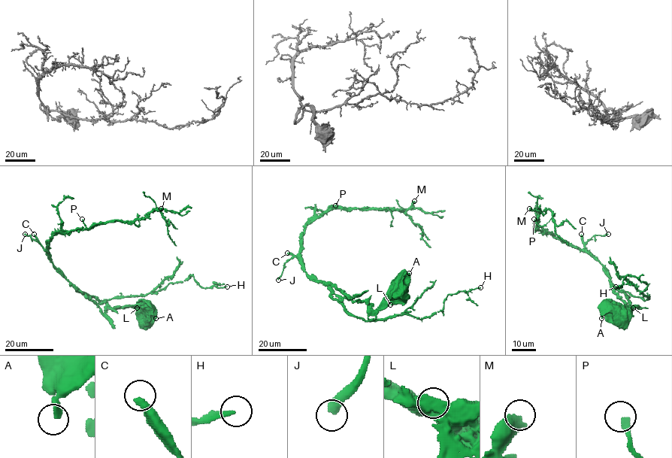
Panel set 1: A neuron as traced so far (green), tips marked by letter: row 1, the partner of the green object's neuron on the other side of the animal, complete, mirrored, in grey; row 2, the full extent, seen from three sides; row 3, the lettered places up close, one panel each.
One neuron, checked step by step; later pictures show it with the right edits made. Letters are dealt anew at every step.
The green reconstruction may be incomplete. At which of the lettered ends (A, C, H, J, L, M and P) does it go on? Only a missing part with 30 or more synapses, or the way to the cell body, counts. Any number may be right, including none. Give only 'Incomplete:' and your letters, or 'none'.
Incomplete: C, M

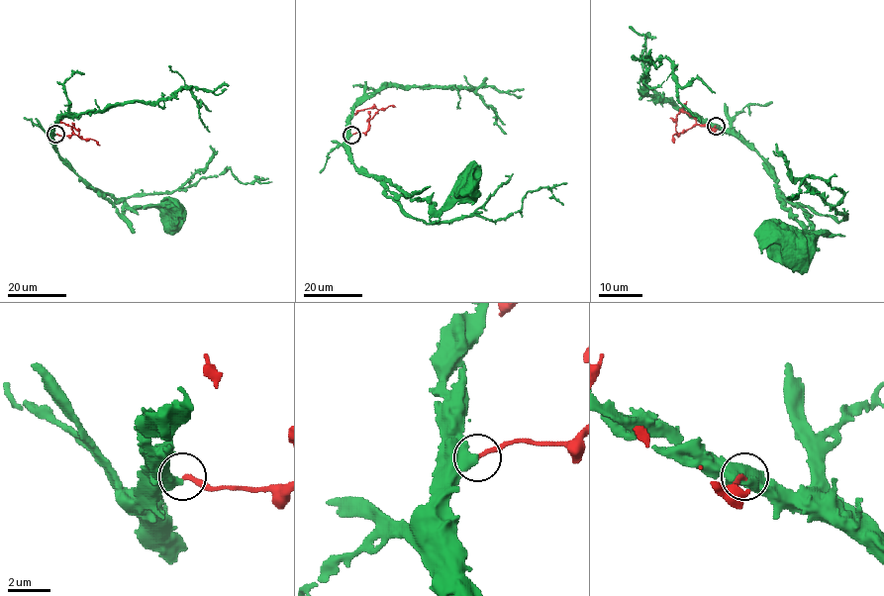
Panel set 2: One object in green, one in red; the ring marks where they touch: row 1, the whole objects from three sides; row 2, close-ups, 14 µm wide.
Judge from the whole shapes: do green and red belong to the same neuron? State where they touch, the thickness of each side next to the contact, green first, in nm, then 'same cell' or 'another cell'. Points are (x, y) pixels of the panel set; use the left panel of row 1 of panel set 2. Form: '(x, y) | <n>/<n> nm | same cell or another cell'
(55, 134) | 550/200 nm | another cell

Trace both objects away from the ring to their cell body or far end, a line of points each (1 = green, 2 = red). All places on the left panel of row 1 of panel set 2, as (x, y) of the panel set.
1: (55, 134), (51, 137), (51, 146), (68, 165), (100, 194), (108, 193), (131, 208), (162, 207), (172, 216)
2: (55, 134), (72, 133), (81, 139), (78, 131), (62, 123), (58, 117)

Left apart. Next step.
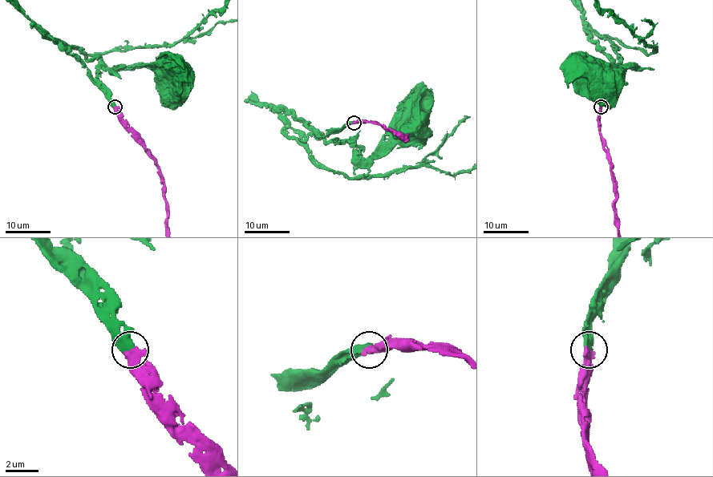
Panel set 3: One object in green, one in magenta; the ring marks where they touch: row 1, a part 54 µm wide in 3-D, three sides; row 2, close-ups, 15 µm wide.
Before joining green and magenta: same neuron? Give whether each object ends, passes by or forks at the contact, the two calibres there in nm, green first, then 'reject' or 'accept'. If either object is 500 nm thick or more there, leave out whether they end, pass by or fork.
green ends; magenta ends; calibres 480 and 480 nm; accept

